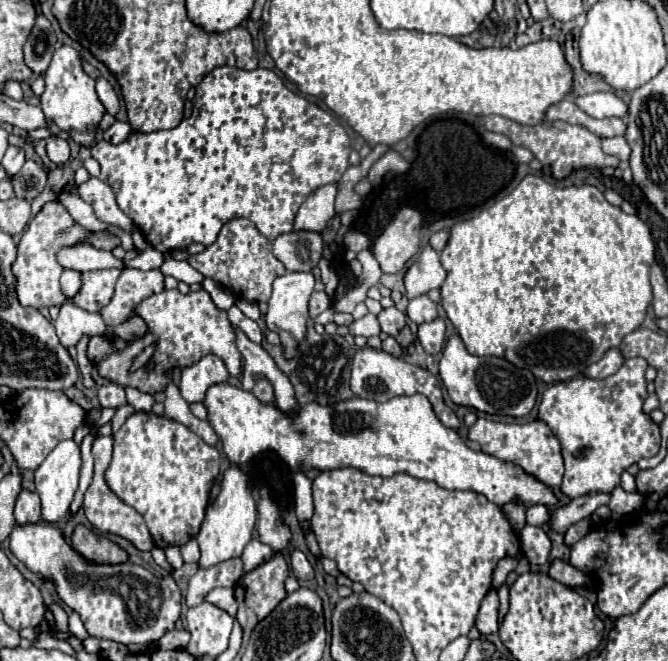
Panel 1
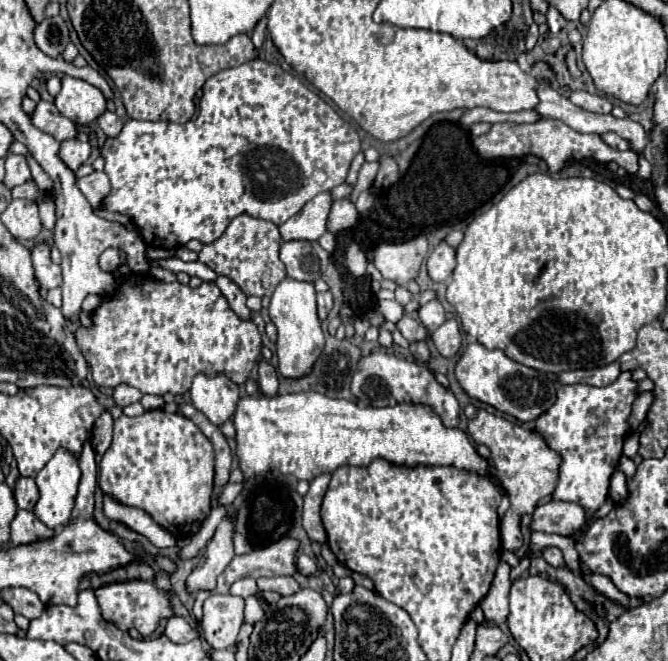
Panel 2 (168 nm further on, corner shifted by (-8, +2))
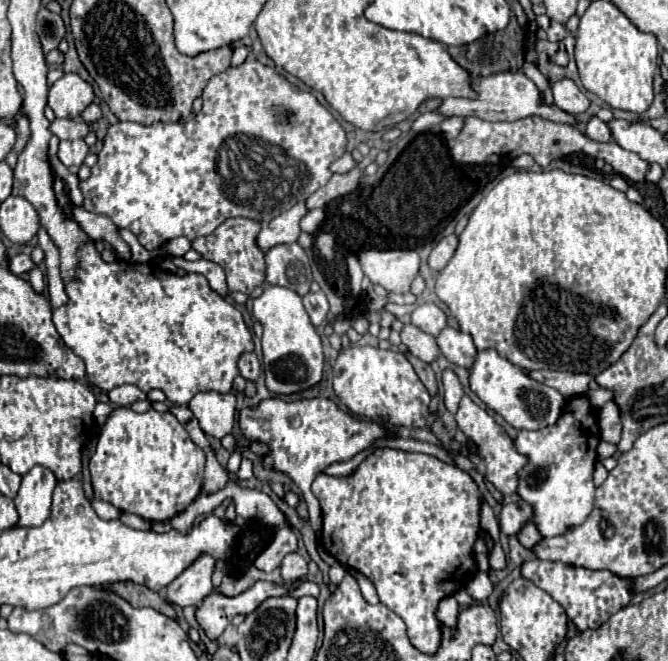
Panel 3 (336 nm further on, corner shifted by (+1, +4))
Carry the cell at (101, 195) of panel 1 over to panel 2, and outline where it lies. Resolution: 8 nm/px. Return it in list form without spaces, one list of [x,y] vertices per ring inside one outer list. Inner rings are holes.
[[[93,172],[93,174],[85,176],[85,178],[79,178],[77,184],[79,184],[79,190],[85,194],[85,198],[89,200],[89,204],[97,206],[97,208],[101,208],[101,200],[111,190],[109,178],[107,178],[105,172]]]

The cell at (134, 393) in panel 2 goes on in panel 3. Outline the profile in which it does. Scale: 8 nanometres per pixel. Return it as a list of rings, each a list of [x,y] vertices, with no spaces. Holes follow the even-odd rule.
[[[124,384],[124,386],[112,388],[108,392],[108,398],[114,406],[130,406],[136,400],[146,400],[146,394],[140,388],[132,386],[132,384]]]

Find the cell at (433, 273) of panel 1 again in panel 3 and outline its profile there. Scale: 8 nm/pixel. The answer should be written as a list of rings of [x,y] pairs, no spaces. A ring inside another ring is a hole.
[[[454,234],[442,238],[442,240],[434,246],[434,250],[430,252],[430,256],[428,256],[428,266],[430,266],[432,270],[442,270],[442,268],[448,264],[448,260],[452,258],[456,246],[458,246],[458,238],[456,238]]]

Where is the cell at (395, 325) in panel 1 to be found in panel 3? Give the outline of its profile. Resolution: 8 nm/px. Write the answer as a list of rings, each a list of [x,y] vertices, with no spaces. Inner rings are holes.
[[[404,324],[402,332],[400,332],[400,338],[402,338],[402,344],[406,344],[406,348],[408,348],[414,356],[418,356],[420,360],[424,360],[424,362],[432,362],[432,360],[436,360],[438,354],[440,354],[434,336],[422,332],[422,330],[416,328],[414,324]]]

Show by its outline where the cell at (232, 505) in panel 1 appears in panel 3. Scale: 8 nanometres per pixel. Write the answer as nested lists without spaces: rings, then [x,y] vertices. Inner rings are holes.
[[[202,554],[166,586],[166,598],[182,608],[200,604],[200,600],[214,590],[210,580],[214,566],[216,560],[210,554]]]

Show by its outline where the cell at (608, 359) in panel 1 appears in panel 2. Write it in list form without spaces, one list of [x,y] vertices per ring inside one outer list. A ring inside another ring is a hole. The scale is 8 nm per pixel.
[[[619,362],[607,364],[603,368],[593,368],[593,370],[569,370],[569,372],[561,372],[557,374],[559,384],[589,384],[589,386],[607,386],[611,382],[615,382],[619,378],[621,370],[619,370]]]

